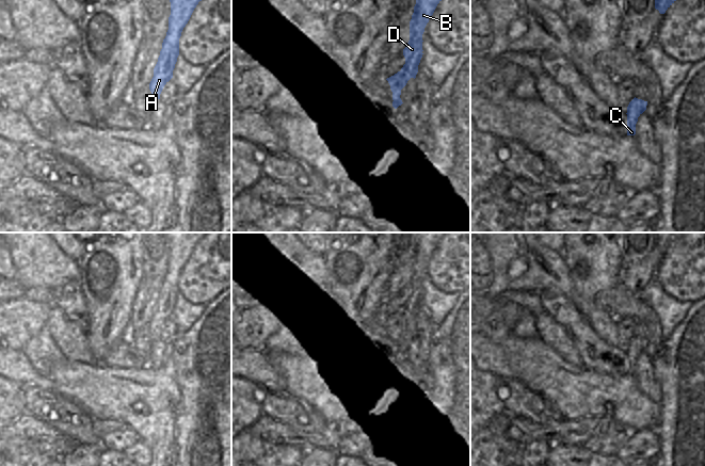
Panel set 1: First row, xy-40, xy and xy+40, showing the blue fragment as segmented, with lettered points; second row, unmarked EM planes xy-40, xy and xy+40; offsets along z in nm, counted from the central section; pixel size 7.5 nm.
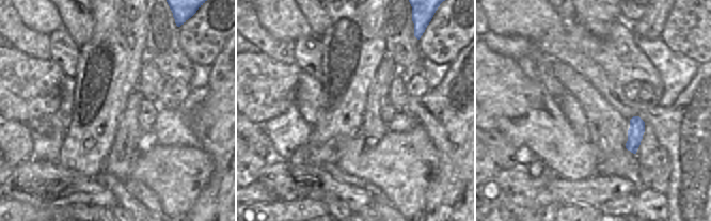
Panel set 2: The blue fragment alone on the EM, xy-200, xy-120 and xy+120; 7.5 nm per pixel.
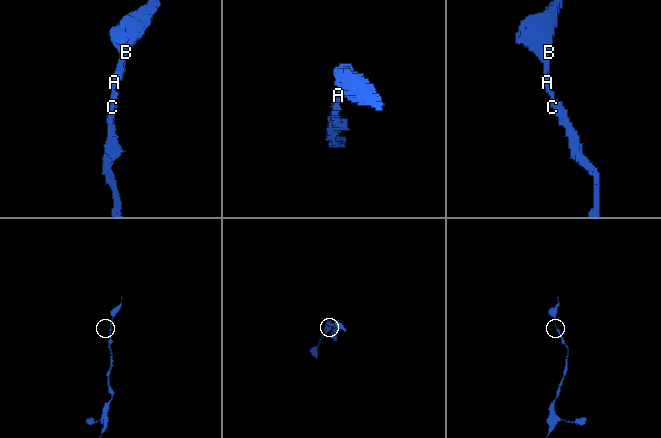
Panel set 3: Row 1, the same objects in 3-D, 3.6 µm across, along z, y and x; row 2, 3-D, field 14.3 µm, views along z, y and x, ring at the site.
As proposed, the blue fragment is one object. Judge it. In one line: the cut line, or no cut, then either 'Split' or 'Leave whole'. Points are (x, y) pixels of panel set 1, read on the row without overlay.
No split. Leave whole.

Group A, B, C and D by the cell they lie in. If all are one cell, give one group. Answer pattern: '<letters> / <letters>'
A B C D

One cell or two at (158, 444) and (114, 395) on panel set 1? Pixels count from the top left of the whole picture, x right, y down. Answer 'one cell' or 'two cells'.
one cell

